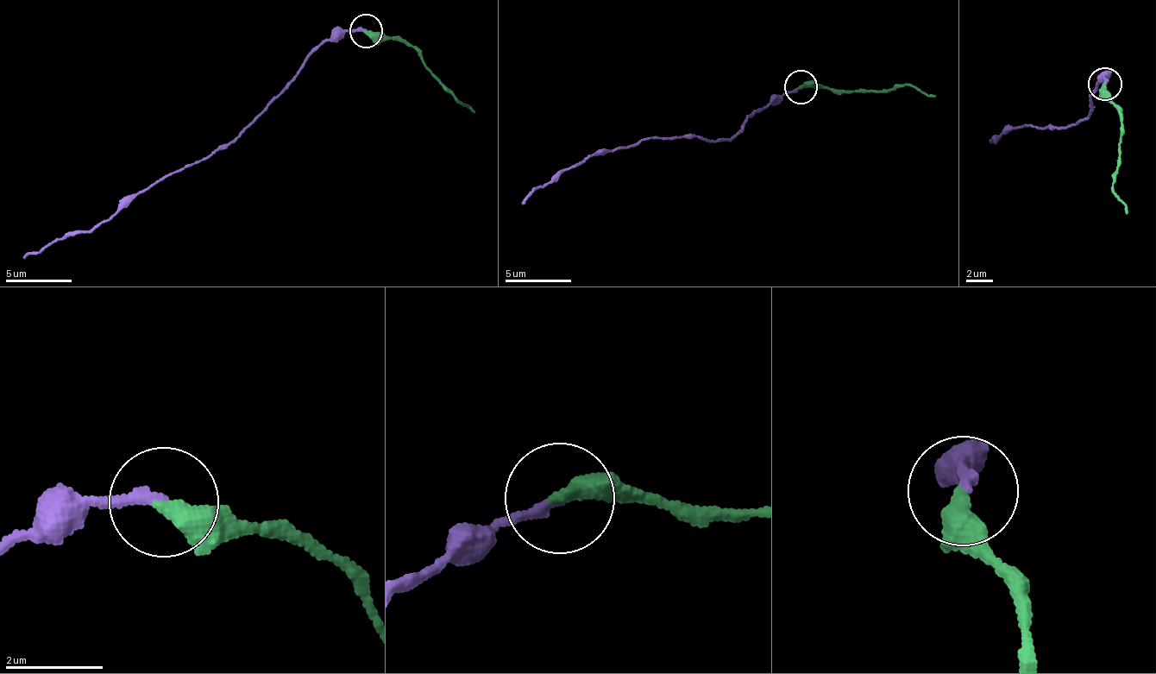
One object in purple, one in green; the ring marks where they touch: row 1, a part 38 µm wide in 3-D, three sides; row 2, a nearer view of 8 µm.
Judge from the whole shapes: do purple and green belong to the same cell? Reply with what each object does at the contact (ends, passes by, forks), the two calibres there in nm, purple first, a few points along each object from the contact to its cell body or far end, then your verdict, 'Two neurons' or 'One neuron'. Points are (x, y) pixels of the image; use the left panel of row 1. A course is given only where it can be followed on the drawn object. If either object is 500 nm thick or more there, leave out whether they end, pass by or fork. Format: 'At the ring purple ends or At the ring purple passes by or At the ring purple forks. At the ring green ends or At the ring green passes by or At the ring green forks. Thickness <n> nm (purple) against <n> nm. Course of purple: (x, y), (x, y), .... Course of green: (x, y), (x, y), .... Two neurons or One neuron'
At the ring purple ends. At the ring green ends. Thickness 200 nm (purple) against 400 nm. Course of purple: (367, 32), (333, 36), (322, 41), (288, 87), (229, 146), (130, 192), (107, 220), (23, 257). Course of green: (367, 32), (398, 36), (428, 72), (475, 113). Two neurons

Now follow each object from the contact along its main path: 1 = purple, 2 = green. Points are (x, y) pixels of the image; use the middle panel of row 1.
1: (801, 86), (771, 97), (730, 140), (694, 137), (645, 139), (586, 157), (535, 186), (523, 205)
2: (801, 86), (877, 93), (907, 84), (936, 95)

